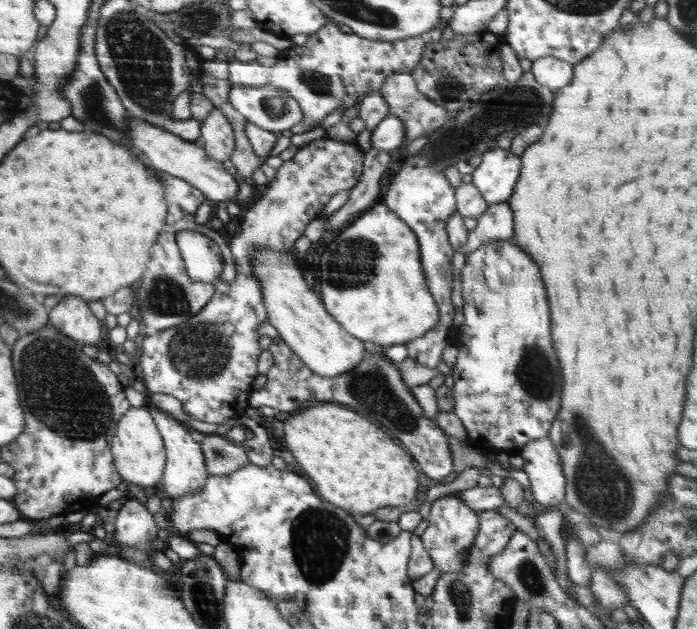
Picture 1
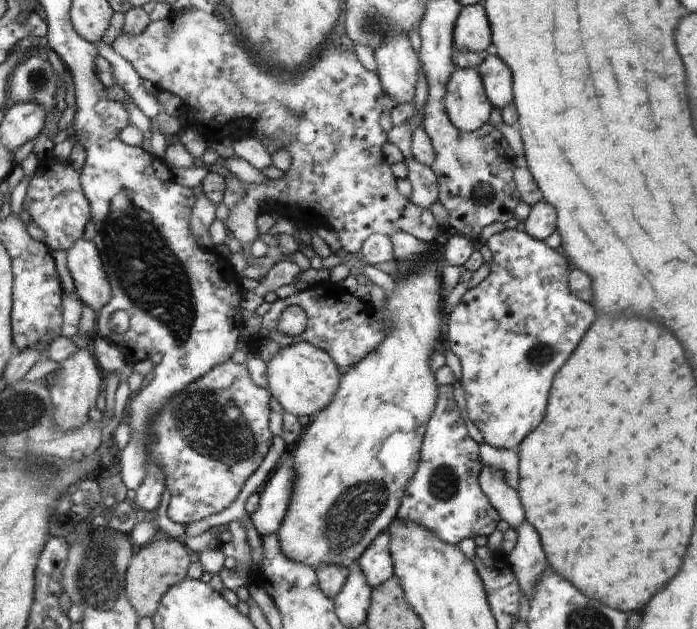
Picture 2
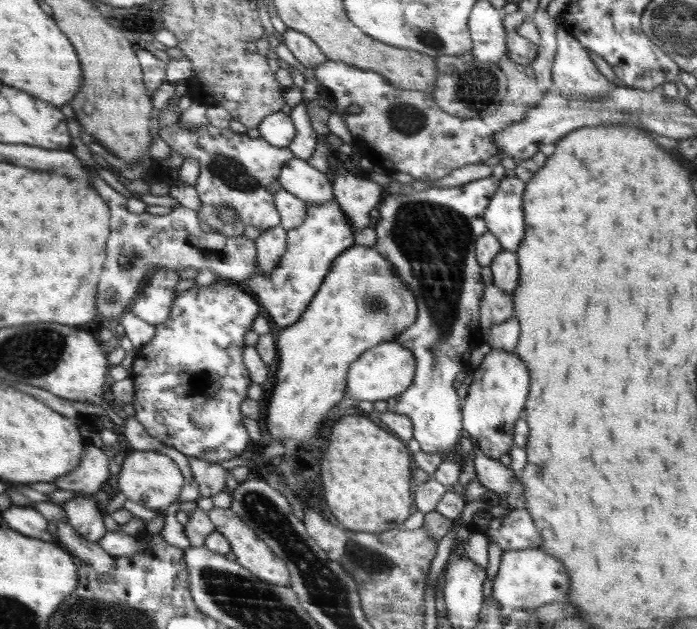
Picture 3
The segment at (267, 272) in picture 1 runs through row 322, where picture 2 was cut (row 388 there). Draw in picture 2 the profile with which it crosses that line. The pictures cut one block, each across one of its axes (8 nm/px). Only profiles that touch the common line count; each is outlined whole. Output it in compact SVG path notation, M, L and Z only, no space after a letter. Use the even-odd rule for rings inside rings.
M304 341L281 348L267 363L267 371L269 391L285 412L297 417L309 416L311 420L331 404L341 383L340 372L332 357L323 349Z

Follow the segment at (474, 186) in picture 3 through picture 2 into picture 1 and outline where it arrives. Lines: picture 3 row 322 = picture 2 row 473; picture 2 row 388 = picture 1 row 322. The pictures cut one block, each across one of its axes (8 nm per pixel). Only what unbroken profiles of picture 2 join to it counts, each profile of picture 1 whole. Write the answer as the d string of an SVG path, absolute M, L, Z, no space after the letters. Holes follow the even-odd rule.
M421 154L409 155L402 165L402 169L390 181L390 187L384 196L383 203L395 211L416 234L420 234L420 250L424 250L424 274L428 274L428 290L436 294L436 302L440 307L439 324L434 329L424 333L424 338L405 343L408 349L408 357L424 366L436 369L442 358L442 350L446 348L446 334L452 326L454 318L454 306L452 306L452 271L451 264L455 249L450 243L450 235L447 233L446 223L457 212L455 188L444 176L444 172L424 158Z

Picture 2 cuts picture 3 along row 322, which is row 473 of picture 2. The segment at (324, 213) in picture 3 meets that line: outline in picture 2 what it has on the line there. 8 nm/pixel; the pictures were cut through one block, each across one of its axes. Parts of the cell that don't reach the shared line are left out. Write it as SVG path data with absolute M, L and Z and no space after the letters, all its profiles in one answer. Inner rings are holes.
M288 452L262 486L258 508L248 516L261 538L278 532L290 504L294 479L292 454Z

